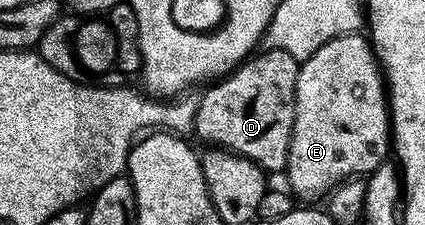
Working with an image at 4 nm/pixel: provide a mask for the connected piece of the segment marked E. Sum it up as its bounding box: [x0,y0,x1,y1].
[286,34,389,196]

